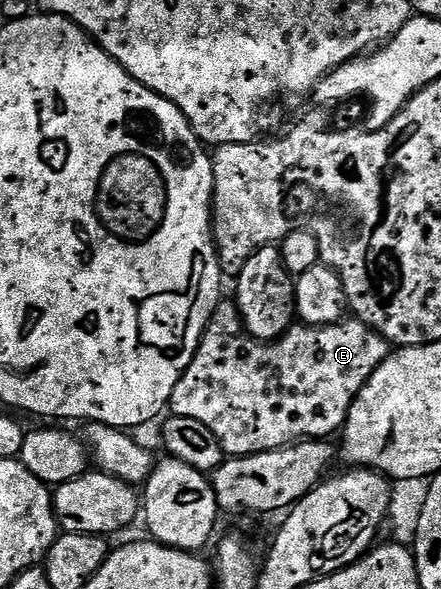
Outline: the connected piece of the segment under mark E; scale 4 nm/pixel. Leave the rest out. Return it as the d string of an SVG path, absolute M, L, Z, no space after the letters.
M223 300L214 309L214 314L210 317L210 323L207 324L206 331L202 333L200 344L192 356L192 364L188 364L184 376L180 376L180 380L170 397L168 410L176 418L200 420L200 424L204 424L204 428L208 428L212 432L212 436L216 436L223 455L236 458L243 458L249 454L268 452L269 450L278 450L281 446L292 446L295 442L303 440L326 440L331 437L329 434L337 435L342 427L345 426L350 405L356 400L356 396L362 391L364 384L368 384L372 372L376 372L376 368L385 360L386 355L391 353L391 350L391 343L387 342L372 328L368 328L368 324L358 321L353 316L347 317L345 320L331 326L294 324L281 338L276 338L272 342L259 342L243 326L242 318L238 315L237 305L233 301Z

